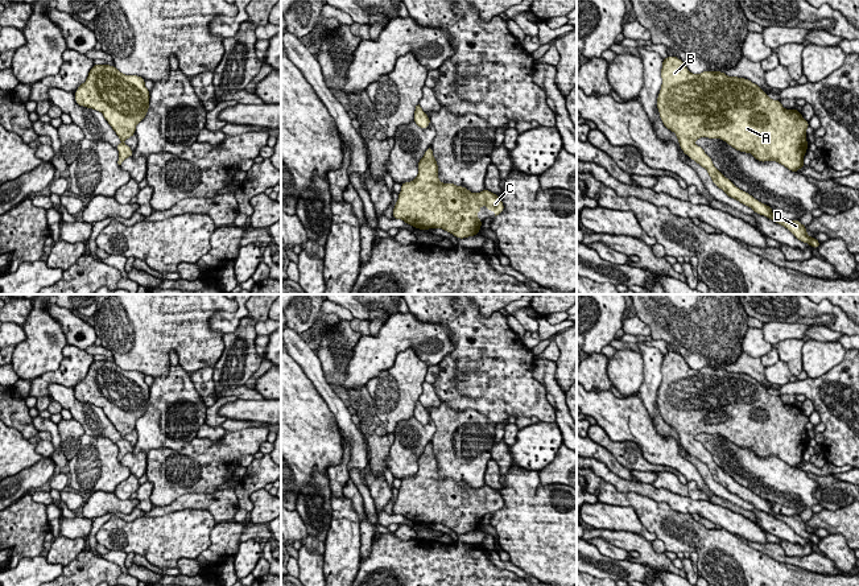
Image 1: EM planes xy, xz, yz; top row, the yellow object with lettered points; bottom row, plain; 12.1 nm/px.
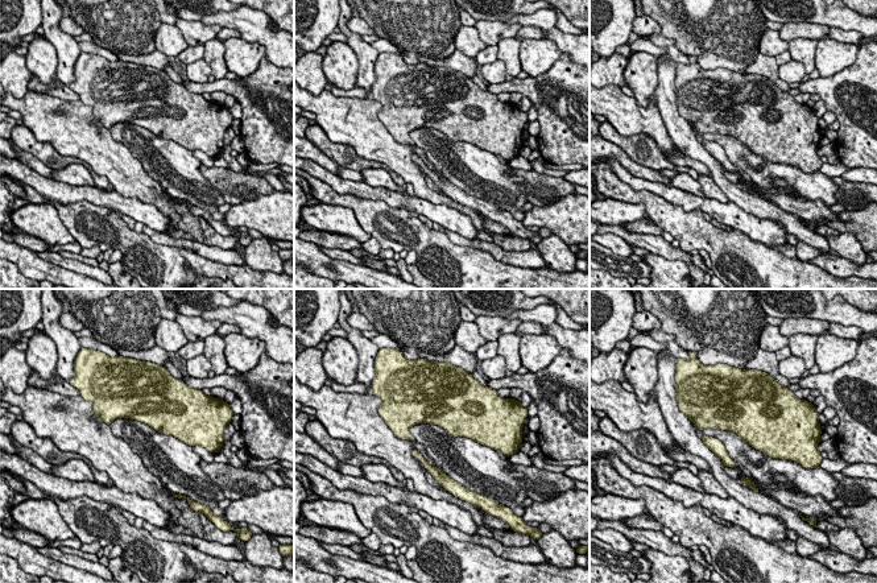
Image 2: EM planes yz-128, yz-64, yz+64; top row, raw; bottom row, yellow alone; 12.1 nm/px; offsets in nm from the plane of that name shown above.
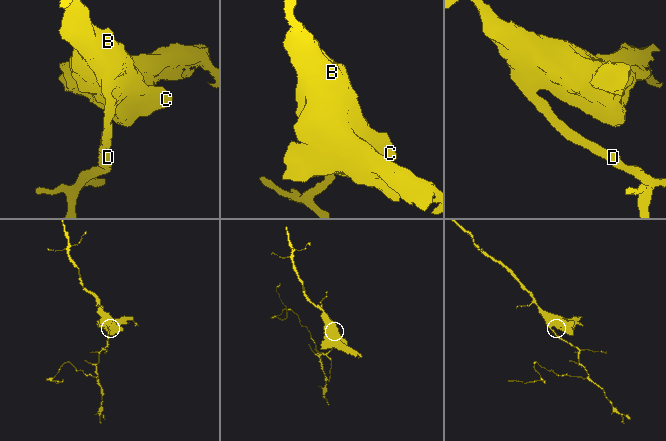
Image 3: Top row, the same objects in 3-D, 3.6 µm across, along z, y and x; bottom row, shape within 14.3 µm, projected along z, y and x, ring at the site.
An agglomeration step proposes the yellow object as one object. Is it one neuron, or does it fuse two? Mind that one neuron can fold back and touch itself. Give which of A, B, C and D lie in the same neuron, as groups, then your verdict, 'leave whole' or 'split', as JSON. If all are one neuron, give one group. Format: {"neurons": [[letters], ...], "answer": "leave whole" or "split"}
{"neurons": [["A", "B", "C", "D"]], "answer": "leave whole"}

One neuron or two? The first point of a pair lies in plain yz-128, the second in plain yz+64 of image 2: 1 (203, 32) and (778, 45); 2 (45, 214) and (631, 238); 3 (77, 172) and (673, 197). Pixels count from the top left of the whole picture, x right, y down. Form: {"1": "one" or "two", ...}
{"1": "two", "2": "two", "3": "two"}

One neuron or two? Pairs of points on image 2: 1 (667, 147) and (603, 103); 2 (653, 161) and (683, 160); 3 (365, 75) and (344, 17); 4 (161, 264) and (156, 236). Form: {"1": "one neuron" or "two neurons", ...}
{"1": "one neuron", "2": "two neurons", "3": "one neuron", "4": "two neurons"}

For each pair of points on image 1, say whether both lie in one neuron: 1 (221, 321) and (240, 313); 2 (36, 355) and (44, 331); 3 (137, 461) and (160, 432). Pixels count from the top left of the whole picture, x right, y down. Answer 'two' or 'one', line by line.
1: one
2: one
3: two

